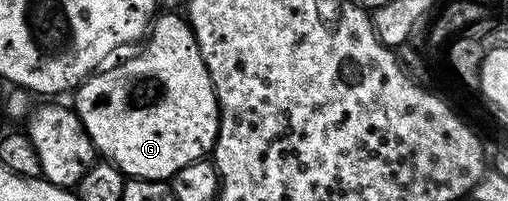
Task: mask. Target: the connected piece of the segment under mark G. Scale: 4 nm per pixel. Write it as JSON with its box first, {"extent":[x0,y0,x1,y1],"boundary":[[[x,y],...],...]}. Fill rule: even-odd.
{"extent":[73,16,221,182],"boundary":[[[162,16],[136,56],[120,68],[100,71],[99,82],[78,85],[73,107],[100,157],[115,164],[126,177],[167,182],[216,147],[221,136],[221,104],[188,21]],[[89,92],[95,97],[95,108],[89,108]]]}

